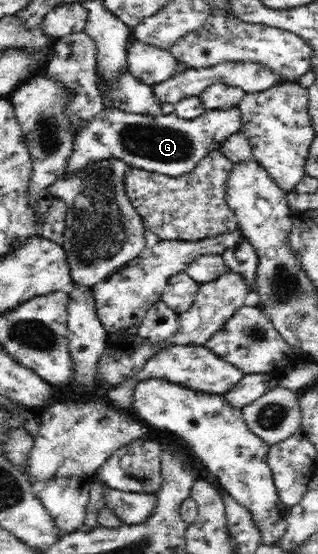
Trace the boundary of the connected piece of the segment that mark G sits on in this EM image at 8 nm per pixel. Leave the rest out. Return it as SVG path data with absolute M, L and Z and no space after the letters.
M104 106L77 130L72 154L64 164L64 176L70 179L72 175L78 175L88 164L114 157L150 172L179 177L192 172L204 156L214 148L220 148L230 135L238 133L238 128L238 108L230 111L206 110L204 114L186 120L175 112L150 116L147 113L126 112Z

